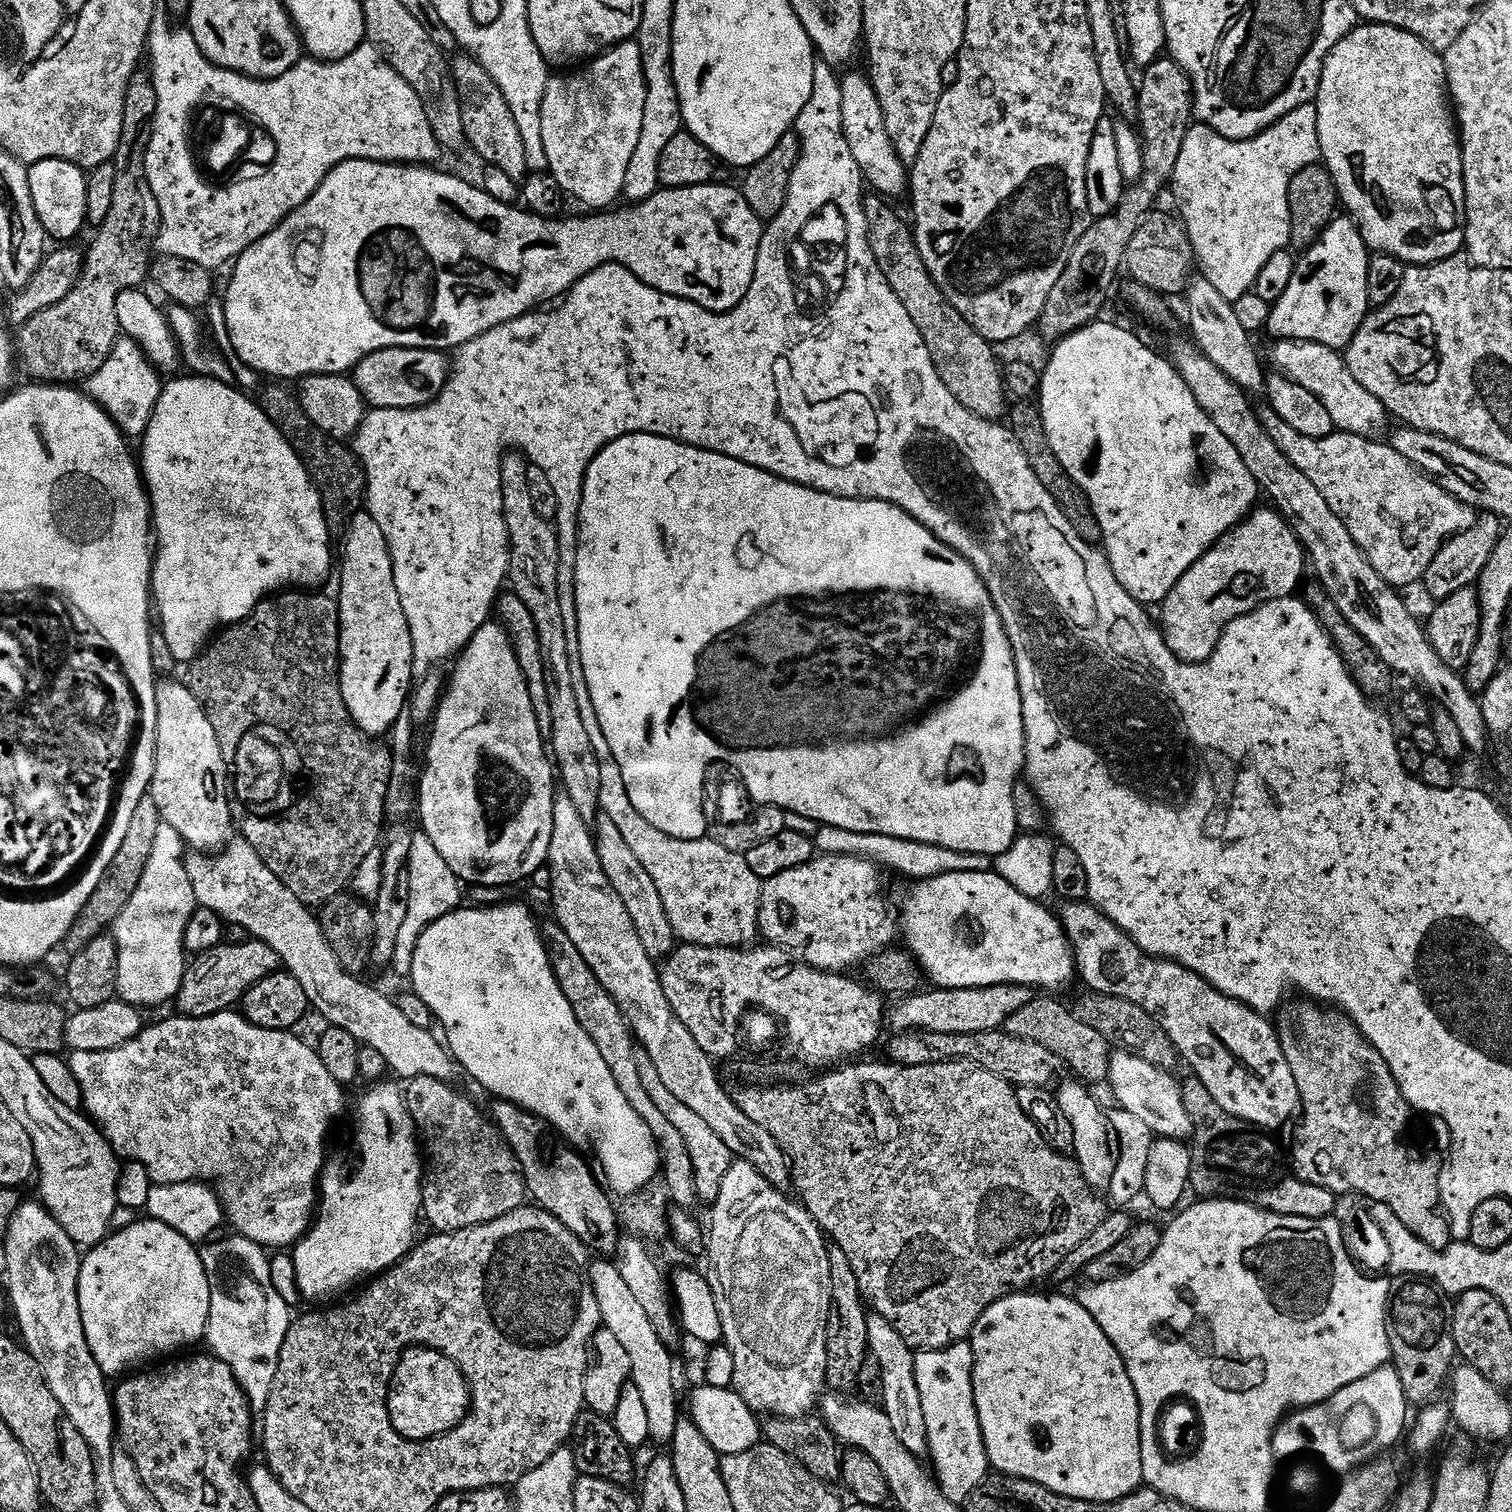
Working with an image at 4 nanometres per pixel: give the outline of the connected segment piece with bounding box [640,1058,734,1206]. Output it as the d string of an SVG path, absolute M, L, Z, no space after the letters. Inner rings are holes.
M647 1058L641 1059L640 1070L642 1086L646 1088L646 1093L650 1094L653 1102L657 1103L662 1110L662 1115L678 1129L678 1134L682 1134L682 1138L686 1138L686 1150L690 1150L690 1162L694 1162L694 1186L696 1187L697 1201L704 1203L705 1200L705 1205L711 1206L718 1198L718 1194L722 1190L722 1180L726 1178L726 1174L734 1162L730 1146L726 1146L726 1142L722 1142L722 1138L718 1138L718 1134L714 1134L714 1129L695 1110L690 1110L690 1106L678 1102L678 1098L674 1098L674 1094L670 1094L670 1089L662 1083L662 1078L651 1061Z

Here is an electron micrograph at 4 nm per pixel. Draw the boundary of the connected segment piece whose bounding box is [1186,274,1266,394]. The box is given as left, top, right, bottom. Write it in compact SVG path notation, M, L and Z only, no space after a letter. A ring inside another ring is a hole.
M1197 275L1188 281L1188 324L1192 327L1191 339L1222 374L1226 374L1249 394L1255 392L1263 393L1266 388L1266 371L1260 365L1260 356L1256 353L1256 348L1252 345L1252 336L1248 333L1248 328L1244 325L1242 317L1236 313L1237 305L1231 300L1222 298L1214 286L1204 275Z

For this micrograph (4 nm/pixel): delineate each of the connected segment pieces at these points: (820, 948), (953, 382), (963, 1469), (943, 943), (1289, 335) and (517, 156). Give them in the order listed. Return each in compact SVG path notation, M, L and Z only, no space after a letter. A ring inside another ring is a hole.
M817 855L806 866L798 866L798 870L786 870L786 874L778 874L774 878L763 881L760 890L760 930L759 935L765 936L769 945L783 948L795 954L803 963L816 968L819 972L847 973L848 968L856 968L867 965L871 956L877 956L885 948L893 947L898 940L898 920L892 917L888 909L888 900L884 897L884 880L880 877L881 869L870 860L864 860L861 856L825 856Z
M868 194L864 197L864 213L870 238L870 250L874 250L874 258L886 278L886 282L898 294L898 302L906 306L906 314L914 318L914 326L922 334L926 346L930 350L930 358L934 358L934 366L946 382L946 390L983 420L997 422L1005 419L1010 408L1005 387L1002 364L996 358L993 345L942 294L942 290L930 278L930 270L926 270L926 262L922 262L922 254L918 254L916 234L911 223L908 224L891 208L889 201L879 194Z
M968 1342L952 1344L937 1352L916 1352L918 1394L922 1398L922 1411L926 1413L928 1456L933 1464L931 1467L946 1498L957 1502L967 1501L989 1479L990 1473L974 1400L972 1367L975 1361L972 1345Z
M995 870L989 872L947 872L941 876L930 876L927 880L917 880L911 885L908 898L904 906L904 920L902 916L902 940L907 951L911 952L920 961L923 975L928 976L937 988L985 988L986 986L998 986L999 984L1025 984L1033 990L1052 990L1048 988L1064 988L1073 979L1077 979L1076 955L1072 952L1072 943L1068 940L1068 933L1060 925L1057 913L1043 908L1039 899L1032 899L1026 894L1019 893L1014 886Z
M1351 218L1331 220L1321 236L1303 249L1286 294L1271 305L1268 332L1272 338L1305 340L1337 350L1347 349L1370 311L1366 294L1369 259L1368 243L1362 238L1356 221Z
M460 54L455 59L451 61L452 77L462 106L467 143L470 148L472 144L473 150L485 160L485 165L502 170L517 182L527 180L530 171L526 162L525 143L522 142L515 114L507 105L498 83L494 82L475 55Z

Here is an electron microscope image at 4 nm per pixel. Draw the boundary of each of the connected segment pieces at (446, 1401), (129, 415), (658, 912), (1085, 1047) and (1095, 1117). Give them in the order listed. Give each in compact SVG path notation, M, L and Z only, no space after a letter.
M413 1346L401 1356L388 1394L390 1422L407 1440L433 1440L468 1417L474 1393L460 1365L427 1346Z
M121 338L112 347L108 360L102 362L102 370L86 382L86 391L112 420L125 437L143 437L148 429L154 406L160 397L162 376L158 369L144 357L144 351L133 340Z
M601 814L594 821L594 837L598 858L602 862L602 870L606 870L606 878L610 878L610 884L614 890L618 890L618 896L622 902L626 902L626 910L630 910L630 918L634 921L634 928L638 930L638 936L642 938L642 944L646 946L646 952L650 958L657 962L663 962L676 951L678 937L670 926L670 918L666 914L666 906L662 906L662 894L658 894L658 886L654 886L654 878L650 878L646 866L638 862L634 850L622 838L618 826L614 824L608 815Z
M1037 995L1018 1014L1009 1018L1003 1027L1003 1031L1009 1032L1014 1038L1026 1038L1030 1042L1038 1042L1046 1046L1055 1056L1060 1057L1065 1065L1068 1064L1077 1072L1085 1085L1104 1084L1108 1079L1108 1062L1110 1059L1110 1042L1098 1030L1086 1026L1086 1022L1076 1019L1076 1013L1071 1007L1059 1004L1056 1000L1051 1000L1051 995Z
M1072 1080L1066 1081L1054 1092L1056 1102L1066 1114L1074 1132L1071 1155L1091 1188L1107 1190L1110 1182L1114 1182L1114 1170L1118 1170L1118 1145L1114 1139L1114 1124L1110 1116L1104 1113L1103 1106L1088 1093L1091 1091L1083 1083Z

